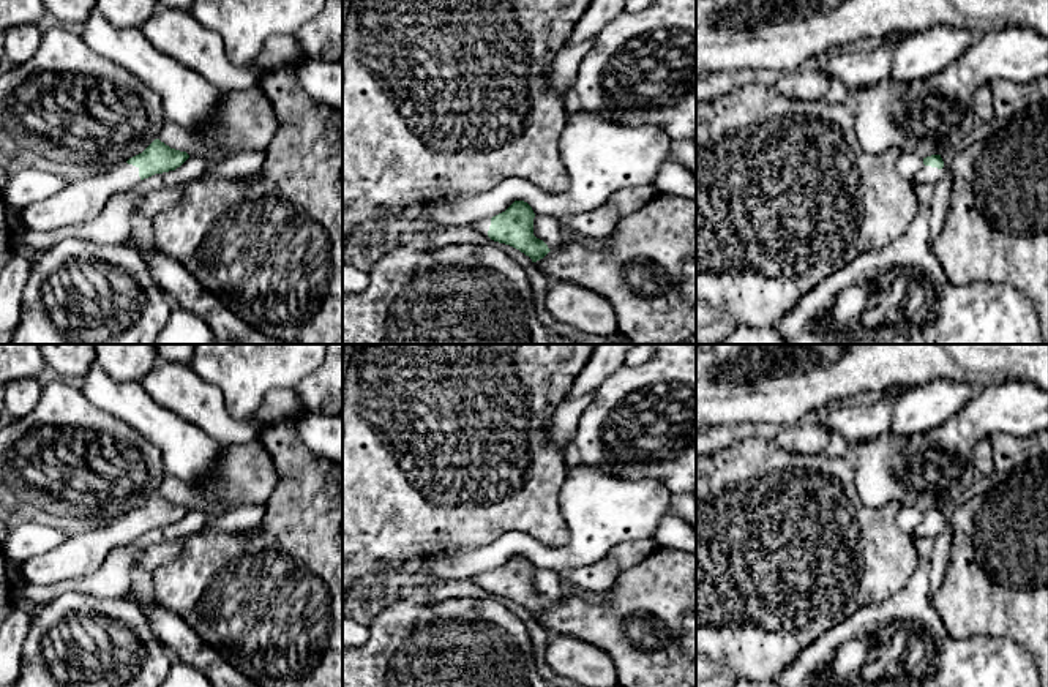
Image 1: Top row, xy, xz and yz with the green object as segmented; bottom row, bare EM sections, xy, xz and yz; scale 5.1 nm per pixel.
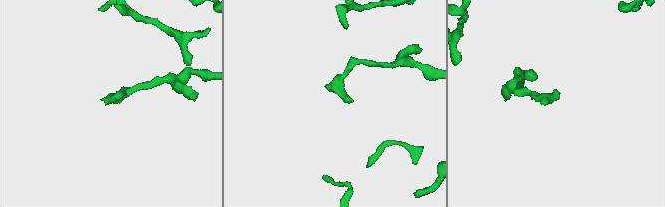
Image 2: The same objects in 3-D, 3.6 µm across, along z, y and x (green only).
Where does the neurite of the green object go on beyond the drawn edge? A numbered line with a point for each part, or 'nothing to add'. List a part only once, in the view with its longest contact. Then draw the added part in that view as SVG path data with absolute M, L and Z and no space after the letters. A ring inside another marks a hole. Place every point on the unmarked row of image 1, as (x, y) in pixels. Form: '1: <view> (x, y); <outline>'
1: xy (82, 555); M118 516L110 526L66 539L62 545L21 564L25 583L51 586L95 573L106 556L140 535L139 521Z

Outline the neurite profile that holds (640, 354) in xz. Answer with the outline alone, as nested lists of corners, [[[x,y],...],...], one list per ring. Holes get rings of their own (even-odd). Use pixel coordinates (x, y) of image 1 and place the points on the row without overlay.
[[[636,344],[633,349],[627,352],[625,365],[641,366],[650,362],[655,357],[653,344]]]

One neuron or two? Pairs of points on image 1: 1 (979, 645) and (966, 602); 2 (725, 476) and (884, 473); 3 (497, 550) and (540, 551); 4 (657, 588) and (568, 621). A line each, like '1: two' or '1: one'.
1: two
2: two
3: one
4: one

